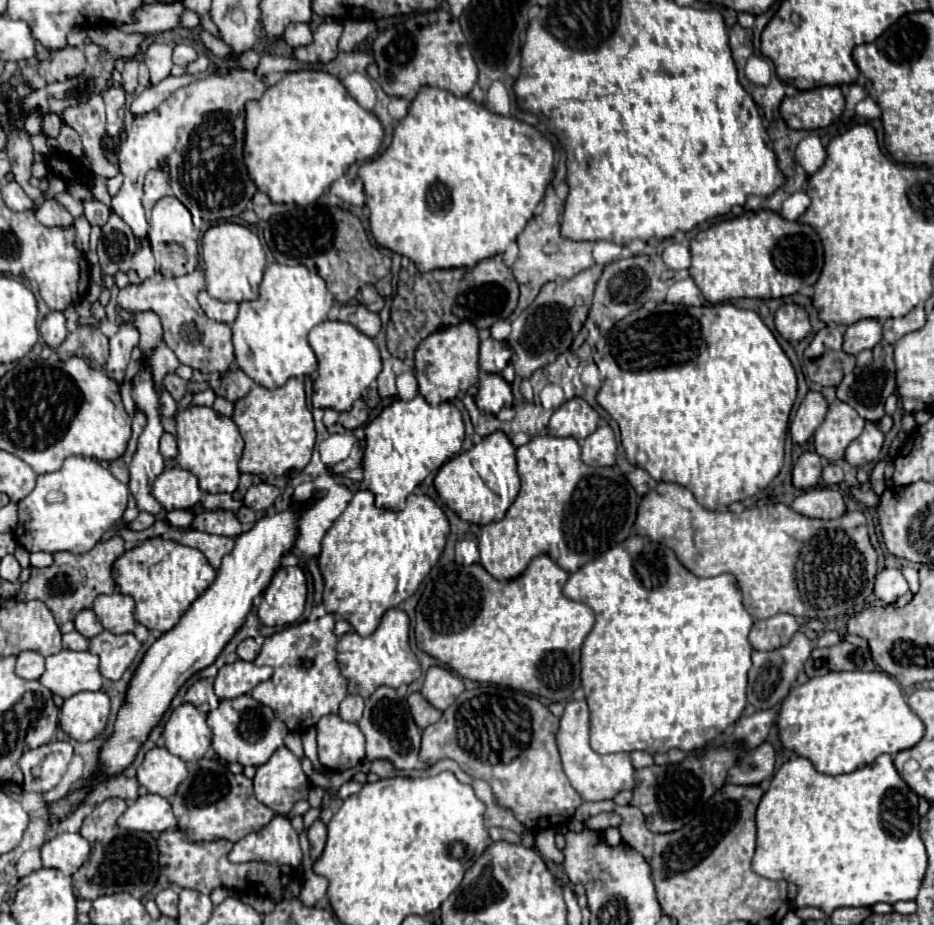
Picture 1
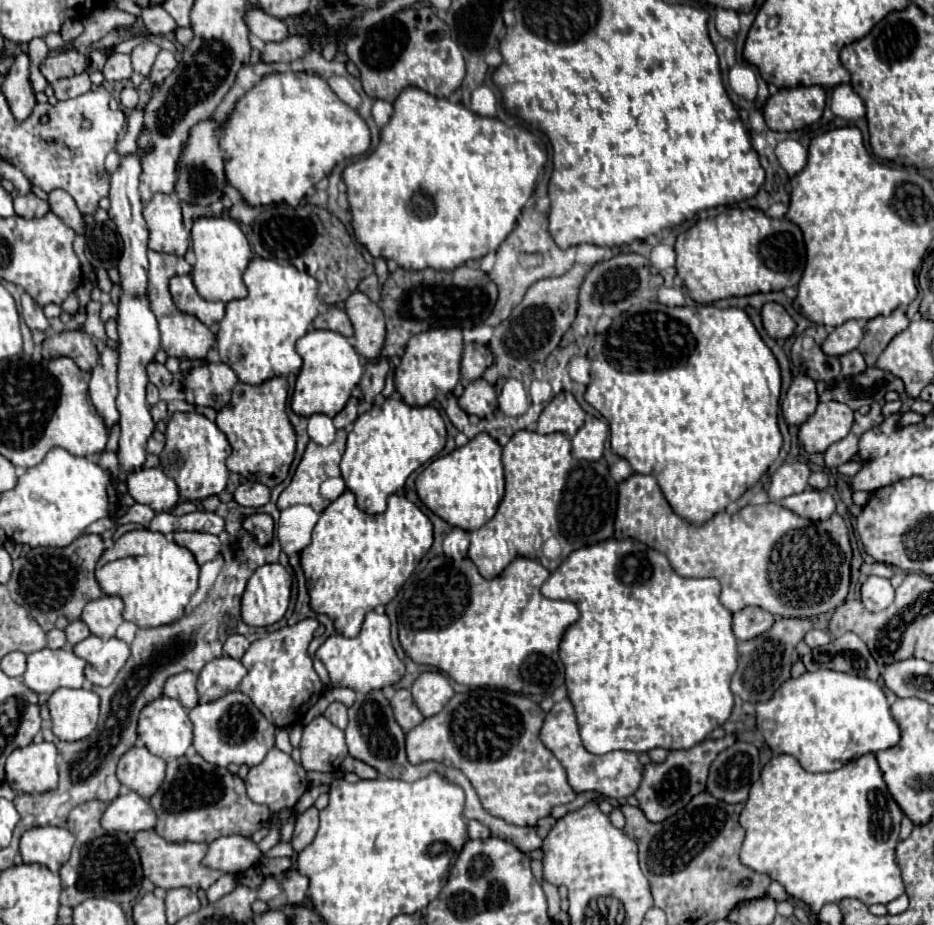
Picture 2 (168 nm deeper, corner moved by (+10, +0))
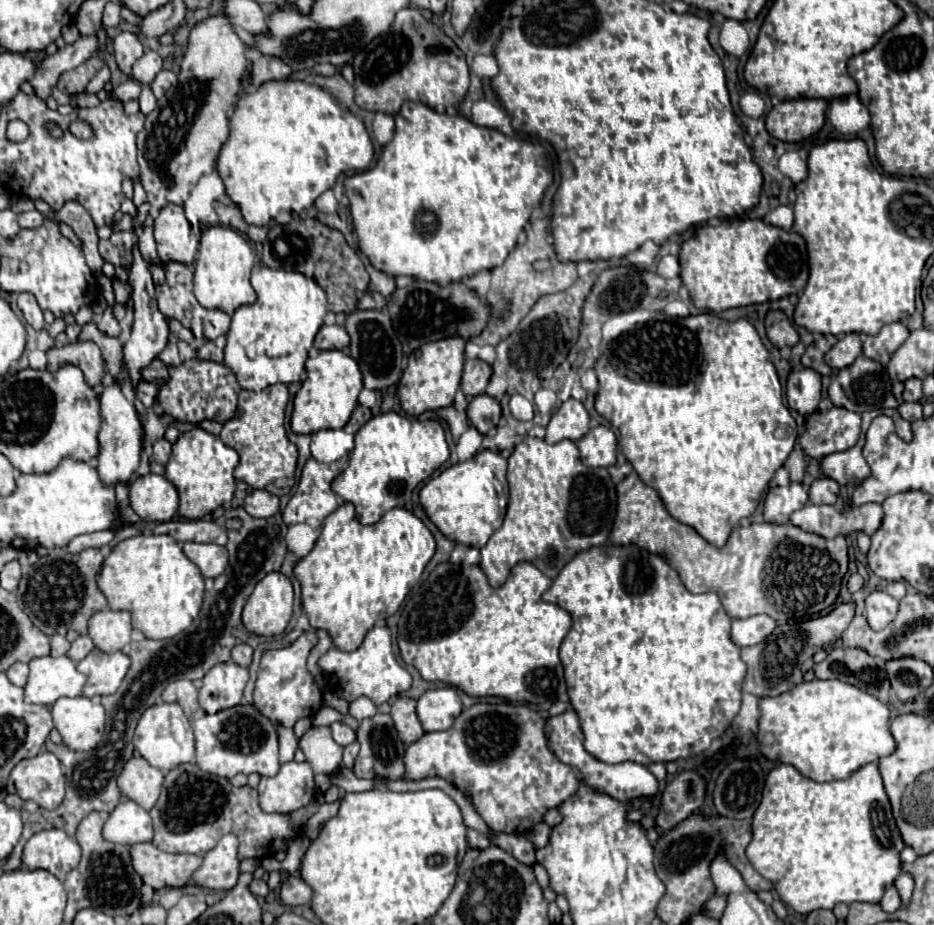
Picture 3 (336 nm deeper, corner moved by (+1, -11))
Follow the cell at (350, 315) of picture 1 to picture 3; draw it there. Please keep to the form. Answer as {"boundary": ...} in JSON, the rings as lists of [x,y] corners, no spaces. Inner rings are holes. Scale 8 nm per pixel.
{"boundary":[[[321,326],[315,336],[317,350],[347,350],[349,348],[349,334],[343,326]]]}

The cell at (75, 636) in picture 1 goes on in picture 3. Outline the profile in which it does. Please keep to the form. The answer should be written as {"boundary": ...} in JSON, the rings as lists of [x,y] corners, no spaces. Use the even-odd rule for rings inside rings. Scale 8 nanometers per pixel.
{"boundary":[[[53,634],[51,636],[51,656],[63,656],[63,654],[67,654],[67,650],[69,650],[69,640],[65,638],[65,636],[61,636],[61,634]]]}

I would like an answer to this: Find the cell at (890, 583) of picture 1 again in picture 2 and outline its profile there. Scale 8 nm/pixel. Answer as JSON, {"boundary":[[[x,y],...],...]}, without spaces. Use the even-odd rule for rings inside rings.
{"boundary":[[[868,577],[862,585],[862,603],[868,611],[882,611],[894,601],[894,587],[884,577]]]}

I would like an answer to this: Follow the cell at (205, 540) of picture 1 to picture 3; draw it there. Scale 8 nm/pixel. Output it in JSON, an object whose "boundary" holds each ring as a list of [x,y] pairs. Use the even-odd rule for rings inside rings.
{"boundary":[[[185,542],[183,552],[199,568],[203,578],[217,578],[227,568],[227,548],[225,546]]]}

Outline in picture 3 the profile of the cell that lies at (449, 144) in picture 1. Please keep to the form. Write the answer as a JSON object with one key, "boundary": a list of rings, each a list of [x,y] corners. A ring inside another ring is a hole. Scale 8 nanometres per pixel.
{"boundary":[[[405,102],[401,110],[395,114],[395,136],[383,148],[383,154],[375,168],[369,168],[365,172],[353,174],[345,178],[345,196],[349,198],[349,208],[353,216],[353,228],[359,238],[359,248],[361,252],[371,260],[371,264],[389,274],[389,276],[413,276],[417,280],[427,280],[427,282],[437,282],[437,284],[451,284],[459,282],[463,278],[469,278],[481,270],[493,270],[495,266],[501,266],[513,246],[517,244],[517,238],[527,224],[531,212],[541,204],[545,188],[553,182],[553,174],[547,170],[547,158],[543,152],[543,146],[531,144],[527,140],[519,138],[509,138],[497,130],[491,128],[481,128],[473,124],[471,120],[463,116],[447,116],[447,114],[437,114],[429,106],[421,102]]]}

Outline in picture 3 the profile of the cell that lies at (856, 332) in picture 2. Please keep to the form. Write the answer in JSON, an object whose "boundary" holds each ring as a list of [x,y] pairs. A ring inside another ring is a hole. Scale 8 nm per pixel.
{"boundary":[[[845,334],[827,354],[825,354],[825,364],[829,364],[831,368],[845,368],[849,364],[853,364],[853,360],[857,356],[861,356],[863,348],[861,348],[861,338],[859,334]]]}

